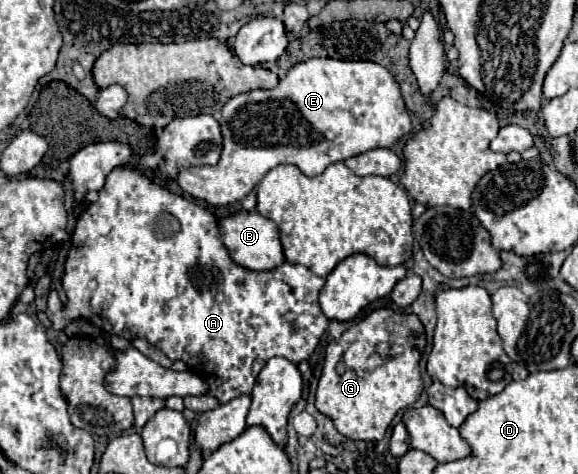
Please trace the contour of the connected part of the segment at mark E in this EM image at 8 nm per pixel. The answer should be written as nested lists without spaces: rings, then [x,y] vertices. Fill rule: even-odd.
[[[309,58],[305,62],[299,62],[295,66],[291,66],[285,74],[285,78],[279,80],[279,84],[273,88],[273,90],[249,90],[249,92],[243,92],[243,94],[237,94],[233,96],[223,108],[221,108],[221,118],[219,118],[219,126],[221,126],[221,134],[223,134],[223,150],[221,150],[221,158],[215,166],[203,166],[195,172],[195,168],[185,168],[179,172],[179,178],[177,178],[177,184],[183,192],[191,194],[193,198],[197,200],[205,200],[207,204],[211,206],[227,206],[227,204],[235,204],[239,202],[241,198],[245,198],[259,182],[261,178],[275,166],[279,164],[293,164],[297,166],[305,176],[317,176],[321,174],[329,164],[333,162],[341,162],[341,160],[347,160],[349,156],[355,156],[355,154],[361,154],[361,152],[367,152],[367,150],[373,150],[373,148],[391,148],[401,136],[405,136],[409,130],[411,130],[411,118],[409,118],[409,112],[405,108],[405,102],[401,98],[401,92],[399,92],[399,84],[395,82],[395,78],[391,76],[391,72],[377,64],[377,62],[367,62],[367,60],[335,60],[335,58]]]

